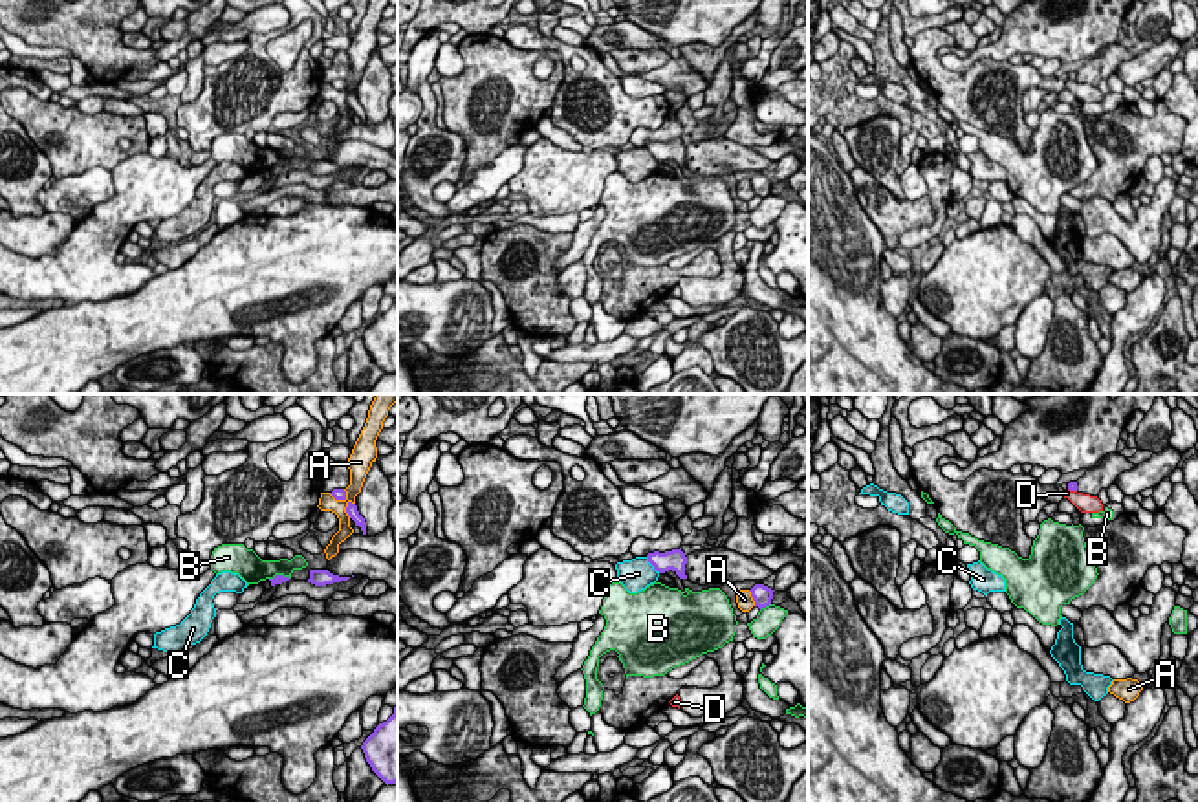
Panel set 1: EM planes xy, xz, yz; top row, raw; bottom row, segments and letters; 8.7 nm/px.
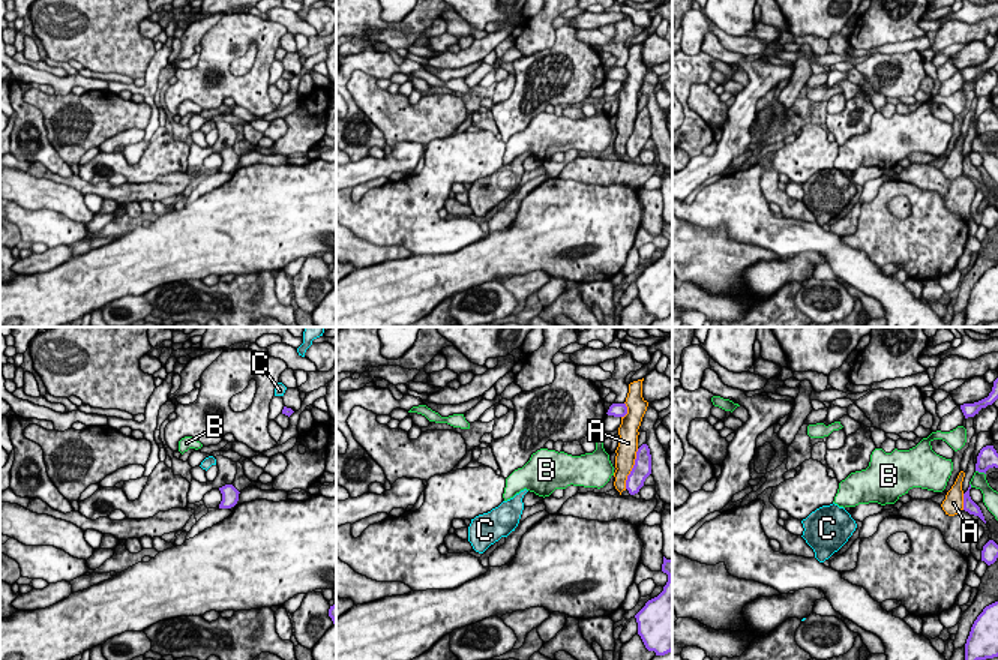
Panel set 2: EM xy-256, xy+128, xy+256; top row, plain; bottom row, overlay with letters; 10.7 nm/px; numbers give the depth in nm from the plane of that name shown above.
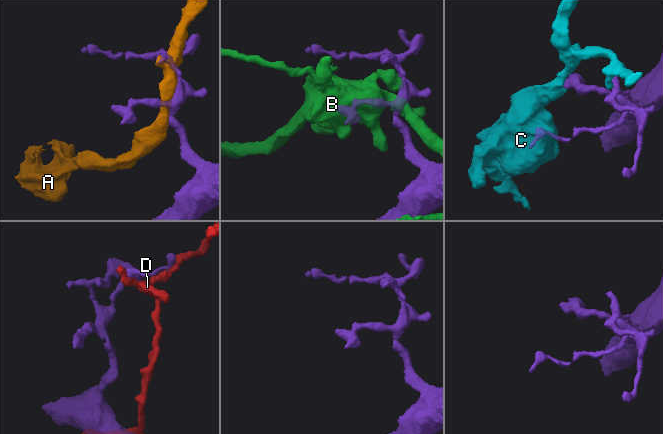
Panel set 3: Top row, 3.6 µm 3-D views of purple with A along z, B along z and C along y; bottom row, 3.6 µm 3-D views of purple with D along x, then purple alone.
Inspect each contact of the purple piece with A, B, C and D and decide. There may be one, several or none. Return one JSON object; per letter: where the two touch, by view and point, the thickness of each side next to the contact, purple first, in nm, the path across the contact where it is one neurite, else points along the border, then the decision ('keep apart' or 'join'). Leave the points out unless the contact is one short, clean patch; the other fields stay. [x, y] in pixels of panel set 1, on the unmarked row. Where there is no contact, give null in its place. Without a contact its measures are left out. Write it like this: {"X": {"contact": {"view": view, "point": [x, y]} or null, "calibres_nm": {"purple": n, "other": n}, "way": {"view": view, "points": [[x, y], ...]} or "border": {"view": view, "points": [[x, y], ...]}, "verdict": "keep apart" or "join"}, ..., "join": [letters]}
{"A": {"contact": {"view": "xz", "point": [751, 185]}, "calibres_nm": {"purple": 170, "other": 140}, "verdict": "keep apart"}, "B": {"contact": {"view": "xz", "point": [764, 196]}, "calibres_nm": {"purple": 170, "other": 220}, "verdict": "keep apart"}, "C": {"contact": {"view": "xz", "point": [653, 154]}, "calibres_nm": {"purple": 170, "other": 280}, "verdict": "keep apart"}, "D": {"contact": {"view": "yz", "point": [1072, 79]}, "calibres_nm": {"purple": 90, "other": 160}, "verdict": "keep apart"}, "join": []}

